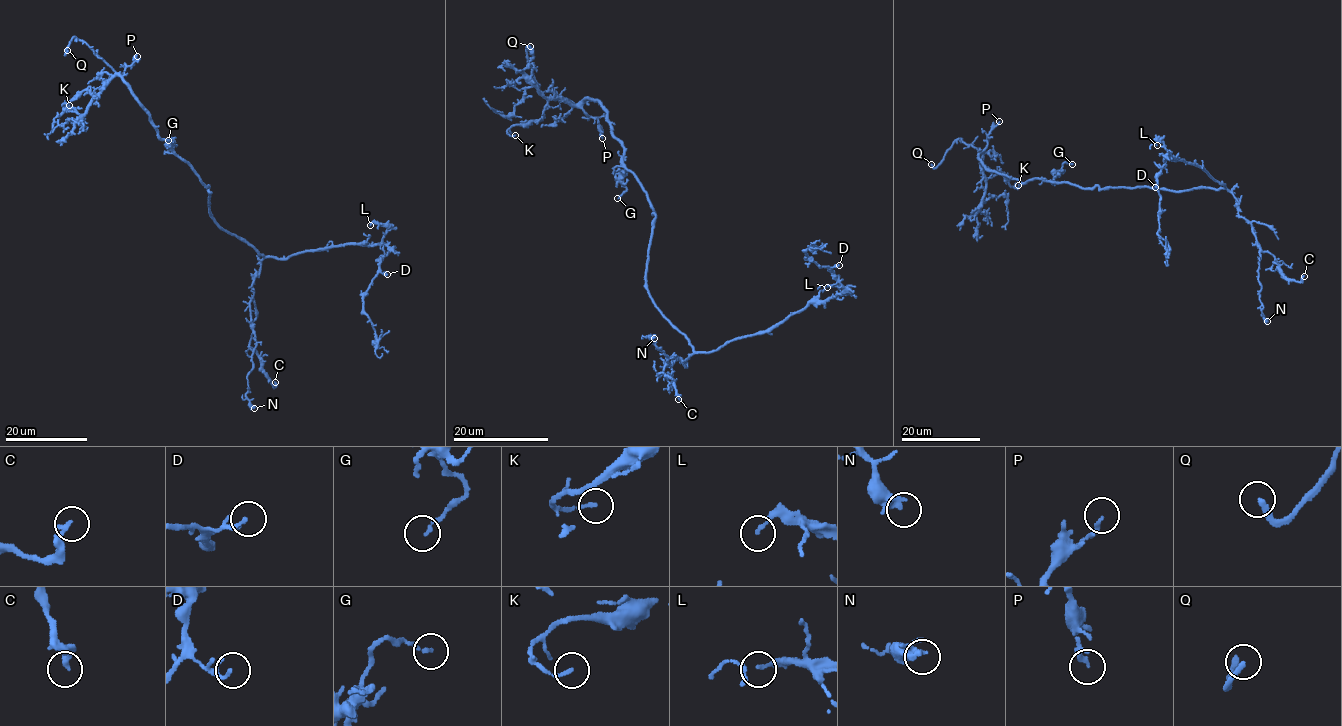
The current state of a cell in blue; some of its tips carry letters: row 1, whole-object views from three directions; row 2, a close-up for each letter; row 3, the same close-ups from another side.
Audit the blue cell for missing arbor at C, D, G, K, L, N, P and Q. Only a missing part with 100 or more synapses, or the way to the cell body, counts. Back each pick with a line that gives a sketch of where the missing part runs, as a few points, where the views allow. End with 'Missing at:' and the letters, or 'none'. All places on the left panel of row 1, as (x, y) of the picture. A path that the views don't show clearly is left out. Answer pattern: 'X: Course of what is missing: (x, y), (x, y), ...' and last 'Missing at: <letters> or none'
Missing at: Q

